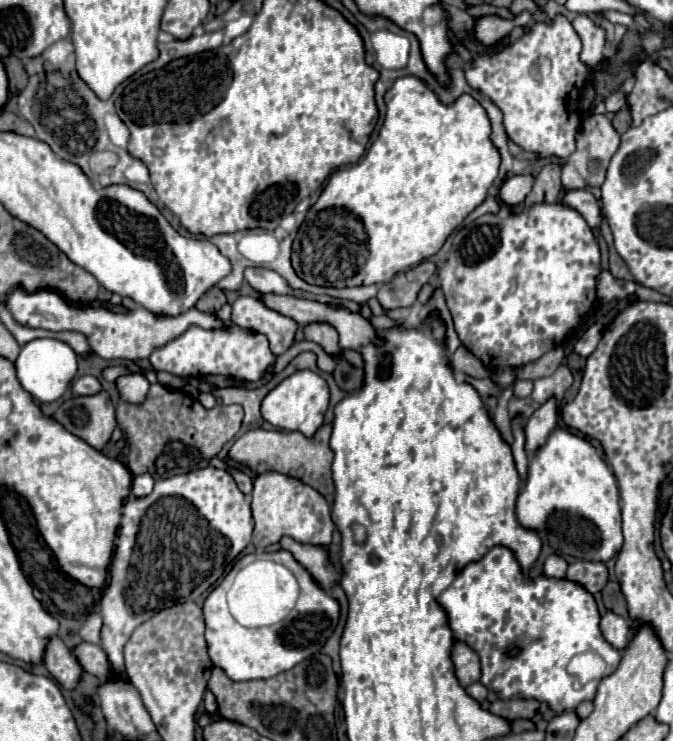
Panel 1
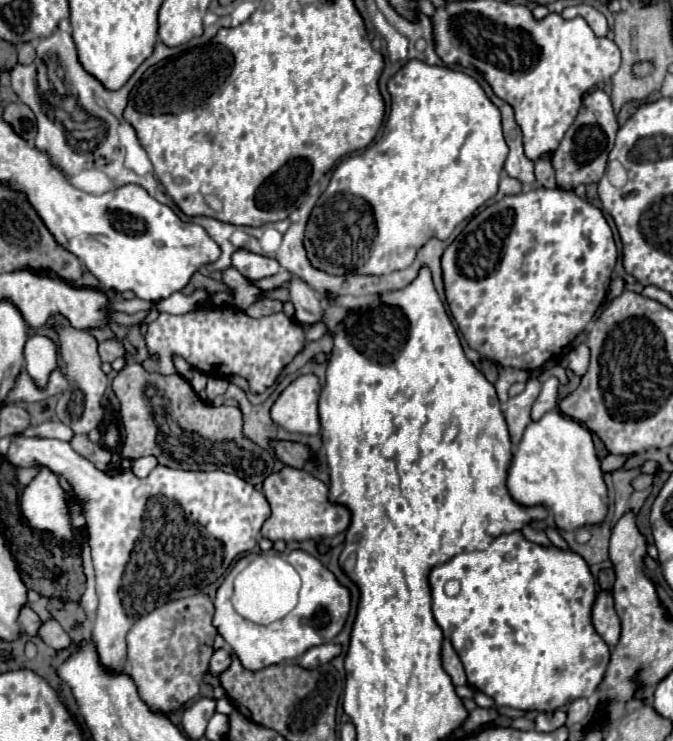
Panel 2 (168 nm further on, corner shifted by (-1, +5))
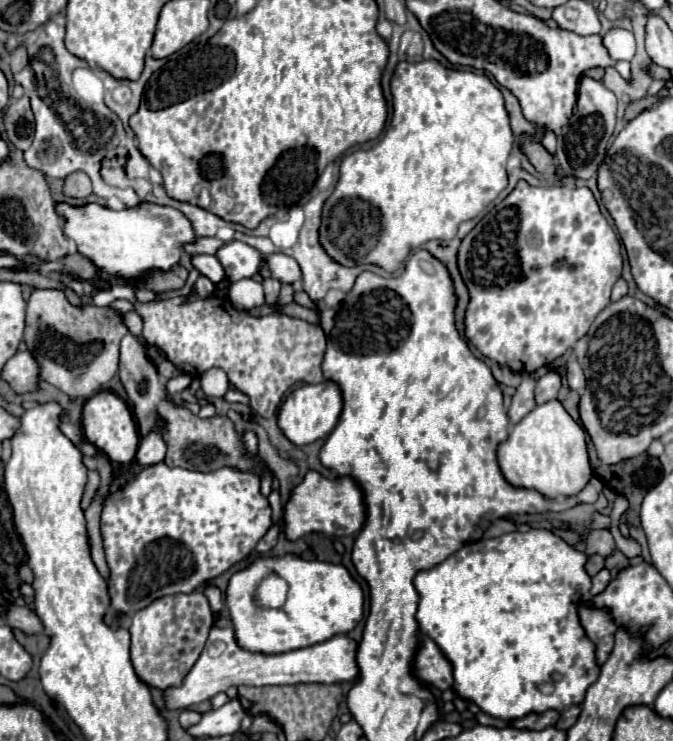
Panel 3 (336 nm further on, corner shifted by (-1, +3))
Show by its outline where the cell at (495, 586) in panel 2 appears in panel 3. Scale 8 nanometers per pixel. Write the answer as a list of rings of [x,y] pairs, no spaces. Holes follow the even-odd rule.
[[[529,530],[529,532],[509,532],[499,538],[469,542],[461,550],[451,554],[445,562],[415,574],[413,586],[419,594],[419,606],[417,606],[415,620],[419,624],[421,634],[429,636],[437,644],[437,648],[443,652],[443,656],[449,660],[449,664],[453,668],[453,688],[461,698],[475,702],[485,714],[489,714],[493,718],[501,718],[501,720],[519,720],[531,712],[545,712],[551,708],[561,712],[569,706],[581,706],[581,702],[585,698],[585,690],[597,680],[597,674],[599,674],[599,666],[597,666],[595,654],[593,654],[593,642],[589,642],[589,638],[585,638],[585,630],[581,628],[579,616],[577,616],[577,604],[573,602],[575,594],[591,588],[591,578],[587,576],[587,572],[583,568],[585,560],[587,560],[587,556],[581,550],[569,546],[553,532]]]

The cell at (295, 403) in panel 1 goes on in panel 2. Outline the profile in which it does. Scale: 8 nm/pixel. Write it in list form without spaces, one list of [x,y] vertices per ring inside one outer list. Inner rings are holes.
[[[315,374],[299,376],[279,394],[271,406],[273,422],[283,426],[287,432],[317,434],[321,428],[317,412],[319,394],[321,384]]]

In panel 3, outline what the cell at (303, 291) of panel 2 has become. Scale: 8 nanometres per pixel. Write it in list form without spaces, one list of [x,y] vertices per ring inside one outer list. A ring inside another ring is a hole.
[[[281,252],[267,254],[267,256],[263,256],[263,262],[271,270],[271,276],[277,278],[279,282],[293,284],[295,280],[301,280],[301,270],[299,270],[297,262],[287,254],[281,254]]]

